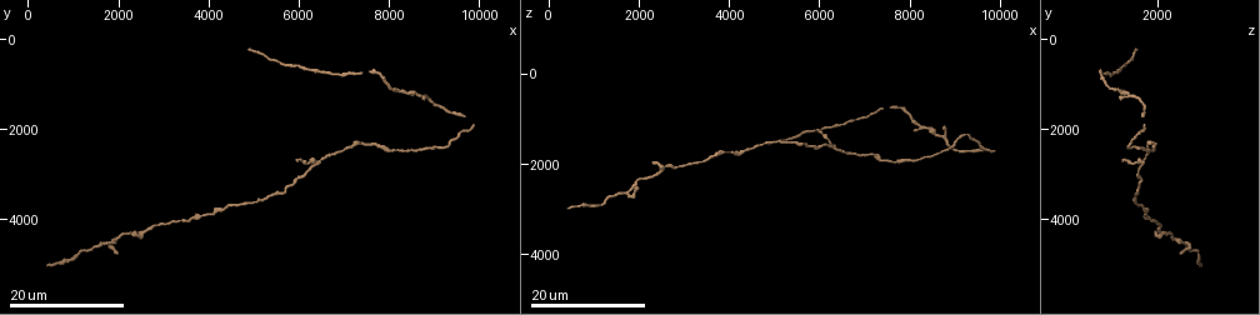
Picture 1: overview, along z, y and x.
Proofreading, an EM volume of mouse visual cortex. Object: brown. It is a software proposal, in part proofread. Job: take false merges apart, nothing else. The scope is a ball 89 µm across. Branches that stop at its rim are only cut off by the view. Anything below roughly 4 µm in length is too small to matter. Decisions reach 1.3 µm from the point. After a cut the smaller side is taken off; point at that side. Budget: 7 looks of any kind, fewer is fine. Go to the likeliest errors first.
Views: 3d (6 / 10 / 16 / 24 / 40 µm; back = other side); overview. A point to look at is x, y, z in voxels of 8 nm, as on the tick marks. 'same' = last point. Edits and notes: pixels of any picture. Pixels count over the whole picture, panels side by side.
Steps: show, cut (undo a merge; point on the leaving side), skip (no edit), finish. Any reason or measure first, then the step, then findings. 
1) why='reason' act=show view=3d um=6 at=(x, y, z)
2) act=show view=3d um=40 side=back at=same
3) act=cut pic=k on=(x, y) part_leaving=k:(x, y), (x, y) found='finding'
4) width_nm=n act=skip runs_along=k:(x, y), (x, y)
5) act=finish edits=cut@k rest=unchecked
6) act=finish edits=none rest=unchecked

why='looks like a crossing' act=show view=3d um=24 at=(6300, 2850, 1650)

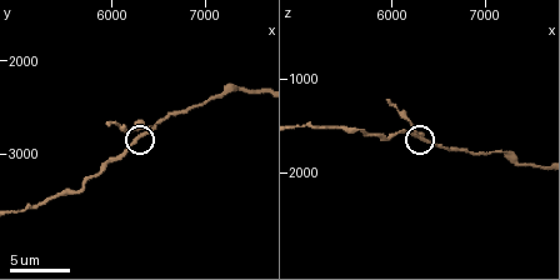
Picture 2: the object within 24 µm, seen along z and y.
act=show view=3d um=10 at=(6300, 2800, 1650)

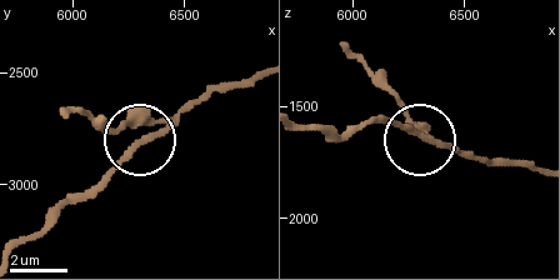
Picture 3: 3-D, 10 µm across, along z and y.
act=cut pic=3 on=(131, 108) part_leaving=3:(163, 116), (108, 130), (79, 111), (60, 114) found='two neurons meet here'

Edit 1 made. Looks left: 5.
why='three-way junction' act=show view=3d um=24 at=(2550, 4250, 2050)

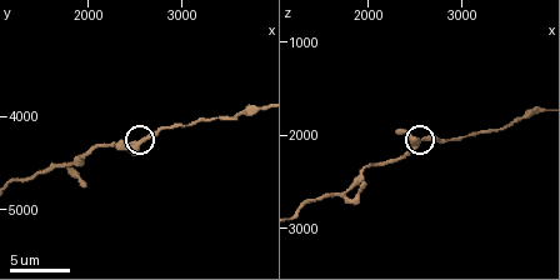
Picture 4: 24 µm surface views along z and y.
act=show view=3d um=10 at=(2600, 4250, 2050)

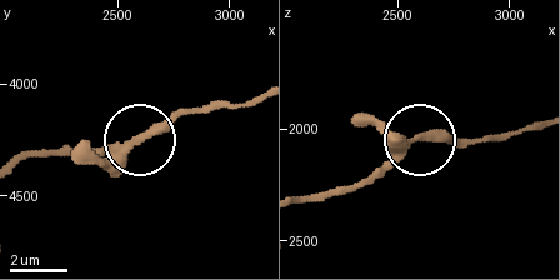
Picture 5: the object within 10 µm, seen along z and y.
act=skip found='continuous, no second neuron'

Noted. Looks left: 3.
why='thick turns thin' act=show view=3d um=16 at=(7200, 2350, 1750)

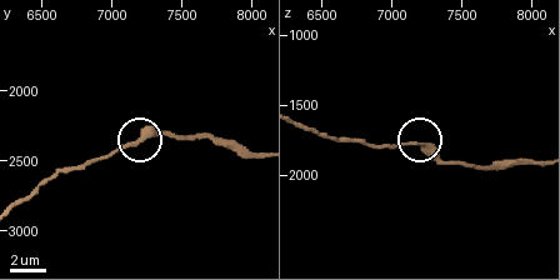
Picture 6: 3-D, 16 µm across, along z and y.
width_nm=260 act=skip runs_along=6:(488, 165), (453, 165), (413, 143), (383, 145) found='all the same neuron'

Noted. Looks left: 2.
why='calibre changes' act=show view=3d um=16 at=(8800, 2400, 1750)

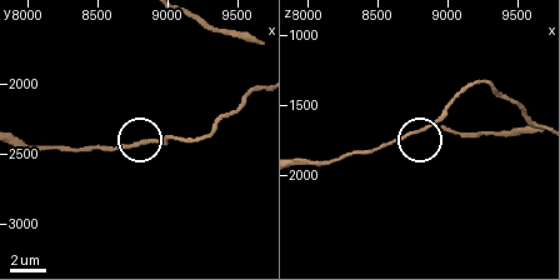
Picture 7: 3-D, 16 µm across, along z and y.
why='closer look' act=show view=3d um=6 at=(8780, 2420, 1680)

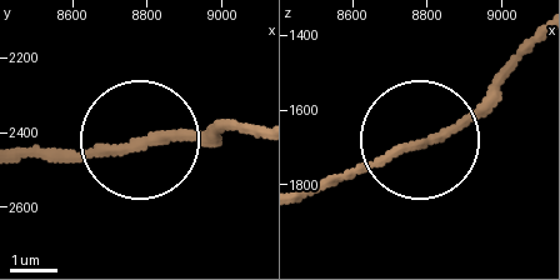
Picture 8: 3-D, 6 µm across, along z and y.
act=skip found='all the same neuron'

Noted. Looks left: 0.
act=finish edits=cut@3 rest=unchecked

